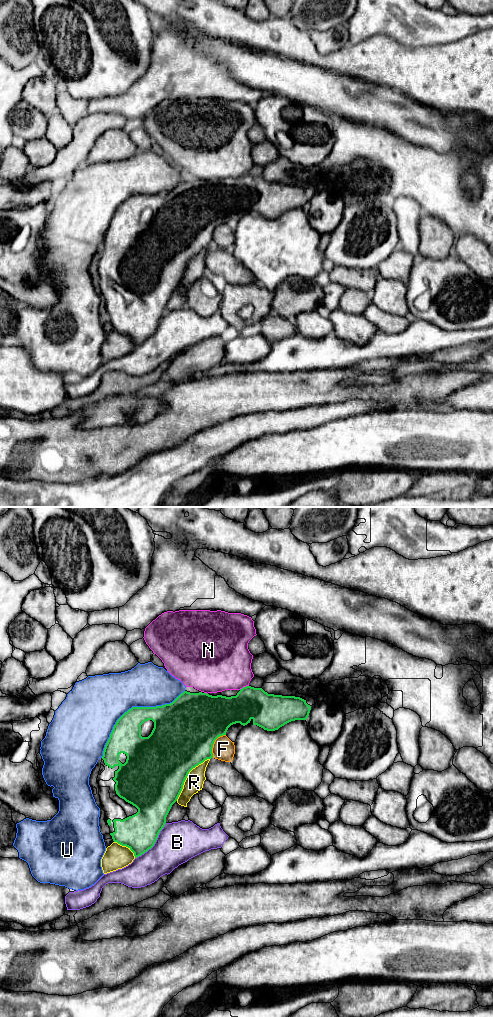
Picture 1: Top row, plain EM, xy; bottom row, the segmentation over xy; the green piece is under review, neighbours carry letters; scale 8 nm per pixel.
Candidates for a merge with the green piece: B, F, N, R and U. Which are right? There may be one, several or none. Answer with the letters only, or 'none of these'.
none of these

